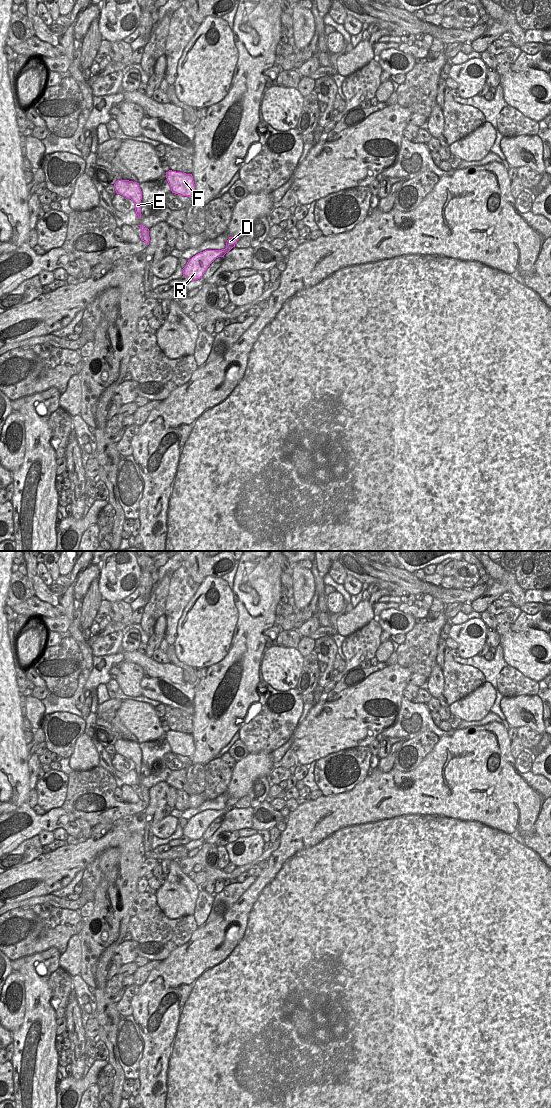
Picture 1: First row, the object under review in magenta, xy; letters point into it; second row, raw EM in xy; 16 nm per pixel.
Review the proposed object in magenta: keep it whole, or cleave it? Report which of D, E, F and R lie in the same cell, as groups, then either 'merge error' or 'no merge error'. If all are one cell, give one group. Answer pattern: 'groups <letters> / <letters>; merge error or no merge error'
groups D E F R; no merge error

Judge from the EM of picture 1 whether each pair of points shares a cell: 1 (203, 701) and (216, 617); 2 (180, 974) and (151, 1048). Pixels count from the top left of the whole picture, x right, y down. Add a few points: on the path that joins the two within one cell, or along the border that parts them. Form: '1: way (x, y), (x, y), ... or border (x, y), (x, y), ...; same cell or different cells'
1: border (228, 653), (207, 668); different cells
2: way (189, 992), (189, 1008), (169, 1030); same cell

